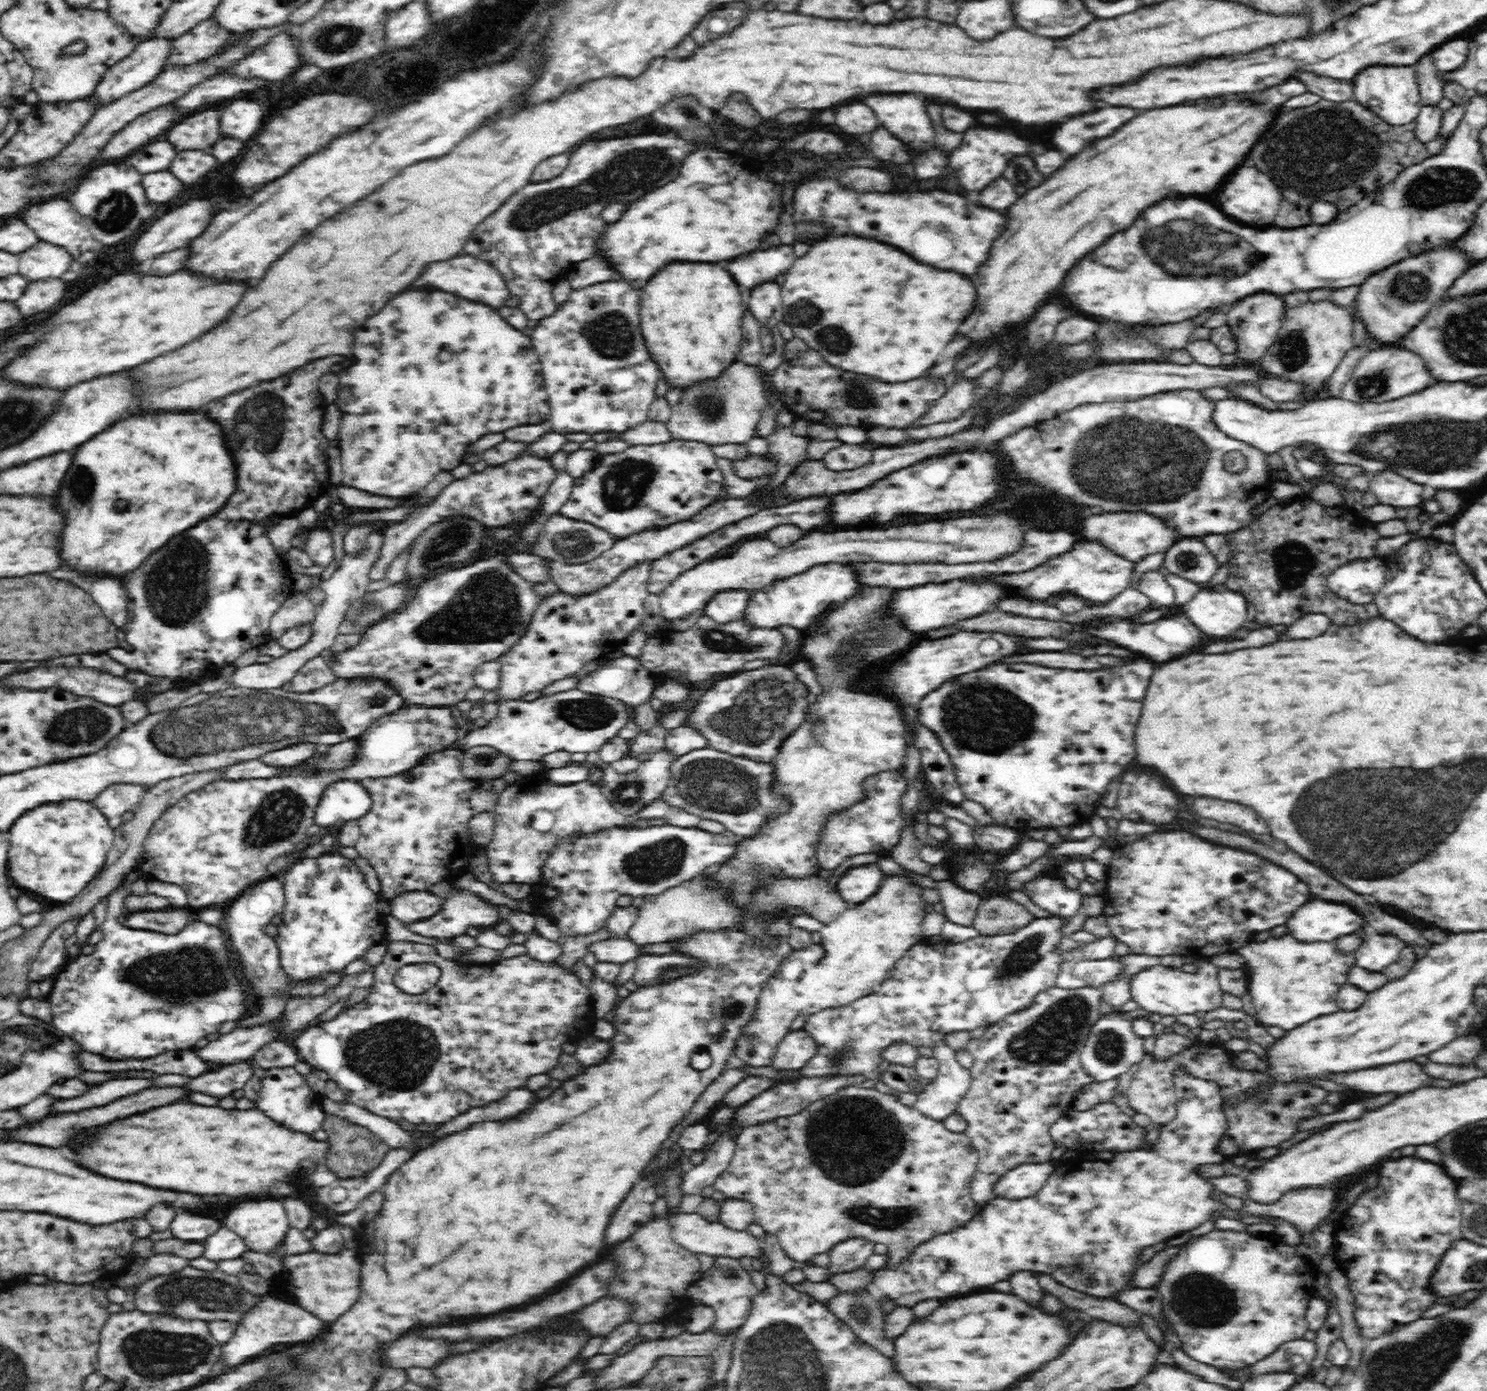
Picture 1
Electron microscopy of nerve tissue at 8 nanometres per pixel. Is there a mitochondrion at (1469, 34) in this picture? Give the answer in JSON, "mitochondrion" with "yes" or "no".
{"mitochondrion":"no"}

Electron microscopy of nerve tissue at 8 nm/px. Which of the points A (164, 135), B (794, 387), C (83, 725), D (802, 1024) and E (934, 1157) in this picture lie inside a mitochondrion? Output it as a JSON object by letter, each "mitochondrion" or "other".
{"A":"other","B":"other","C":"mitochondrion","D":"other","E":"other"}

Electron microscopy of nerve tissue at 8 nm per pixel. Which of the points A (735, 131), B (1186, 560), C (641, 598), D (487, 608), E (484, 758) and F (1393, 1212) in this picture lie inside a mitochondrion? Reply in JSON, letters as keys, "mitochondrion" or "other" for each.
{"A":"mitochondrion","B":"mitochondrion","C":"other","D":"mitochondrion","E":"mitochondrion","F":"other"}

